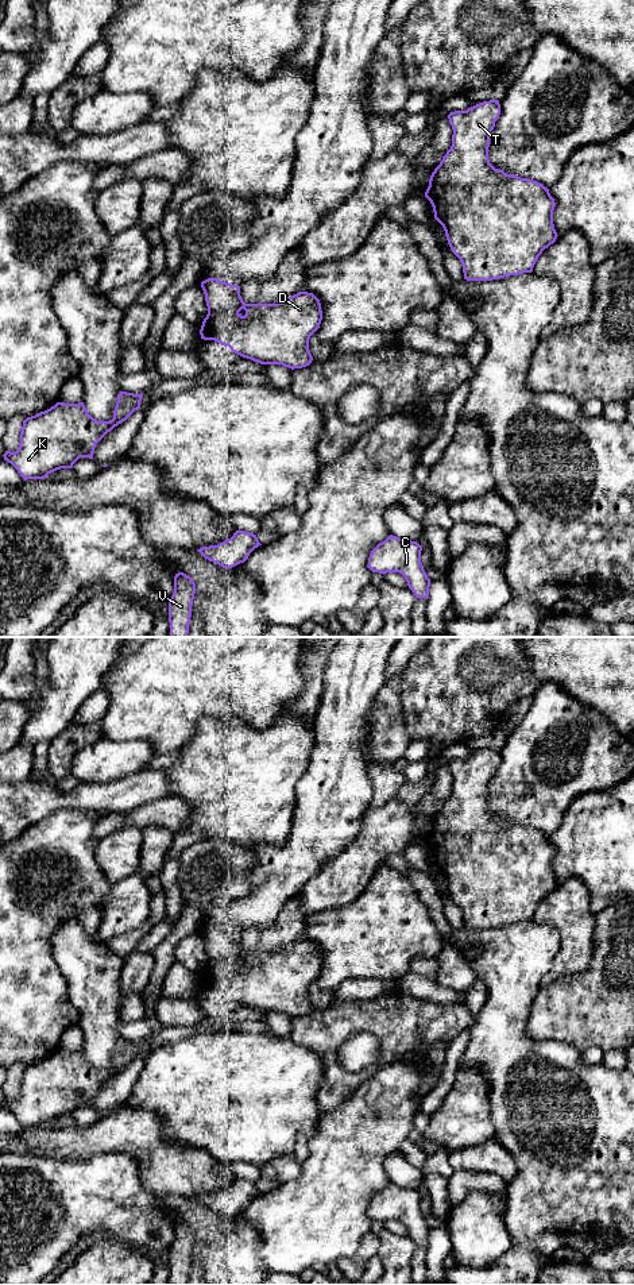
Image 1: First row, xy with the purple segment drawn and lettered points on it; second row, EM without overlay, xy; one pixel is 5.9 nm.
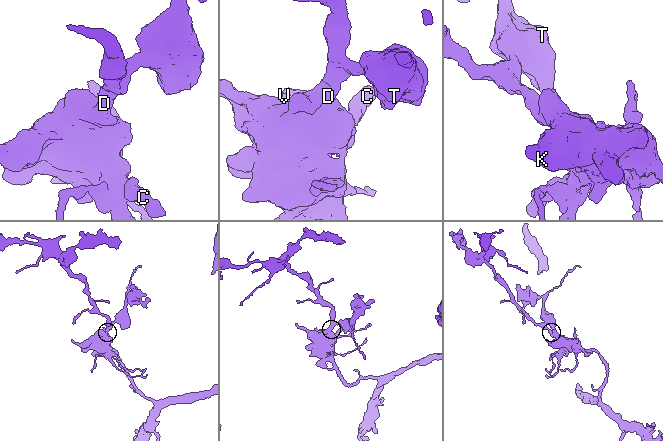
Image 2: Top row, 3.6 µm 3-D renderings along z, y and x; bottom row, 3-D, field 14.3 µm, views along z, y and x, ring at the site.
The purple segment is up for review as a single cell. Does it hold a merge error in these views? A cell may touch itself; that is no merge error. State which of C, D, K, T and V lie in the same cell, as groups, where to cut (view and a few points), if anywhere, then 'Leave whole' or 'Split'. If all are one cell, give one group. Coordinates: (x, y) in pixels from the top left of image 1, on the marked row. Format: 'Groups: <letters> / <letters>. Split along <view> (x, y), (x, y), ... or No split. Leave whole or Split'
Groups: C D K T V. No split. Leave whole

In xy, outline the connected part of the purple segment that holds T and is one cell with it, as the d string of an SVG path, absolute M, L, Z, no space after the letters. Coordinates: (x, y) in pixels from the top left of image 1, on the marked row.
M496 100L483 101L467 111L455 111L448 115L453 130L452 146L432 173L425 192L425 197L433 207L434 219L442 225L452 252L463 265L467 281L492 281L531 273L538 256L558 236L553 224L556 202L549 189L537 181L507 174L490 163L490 132L499 115L500 104Z

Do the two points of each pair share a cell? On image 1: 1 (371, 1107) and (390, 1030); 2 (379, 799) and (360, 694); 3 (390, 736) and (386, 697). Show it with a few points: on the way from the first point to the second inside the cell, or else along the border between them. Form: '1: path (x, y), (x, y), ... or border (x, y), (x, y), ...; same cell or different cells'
1: border (413, 1057), (383, 1064), (359, 1087); different cells
2: border (370, 764), (371, 797); different cells
3: path (387, 726), (387, 706); same cell

